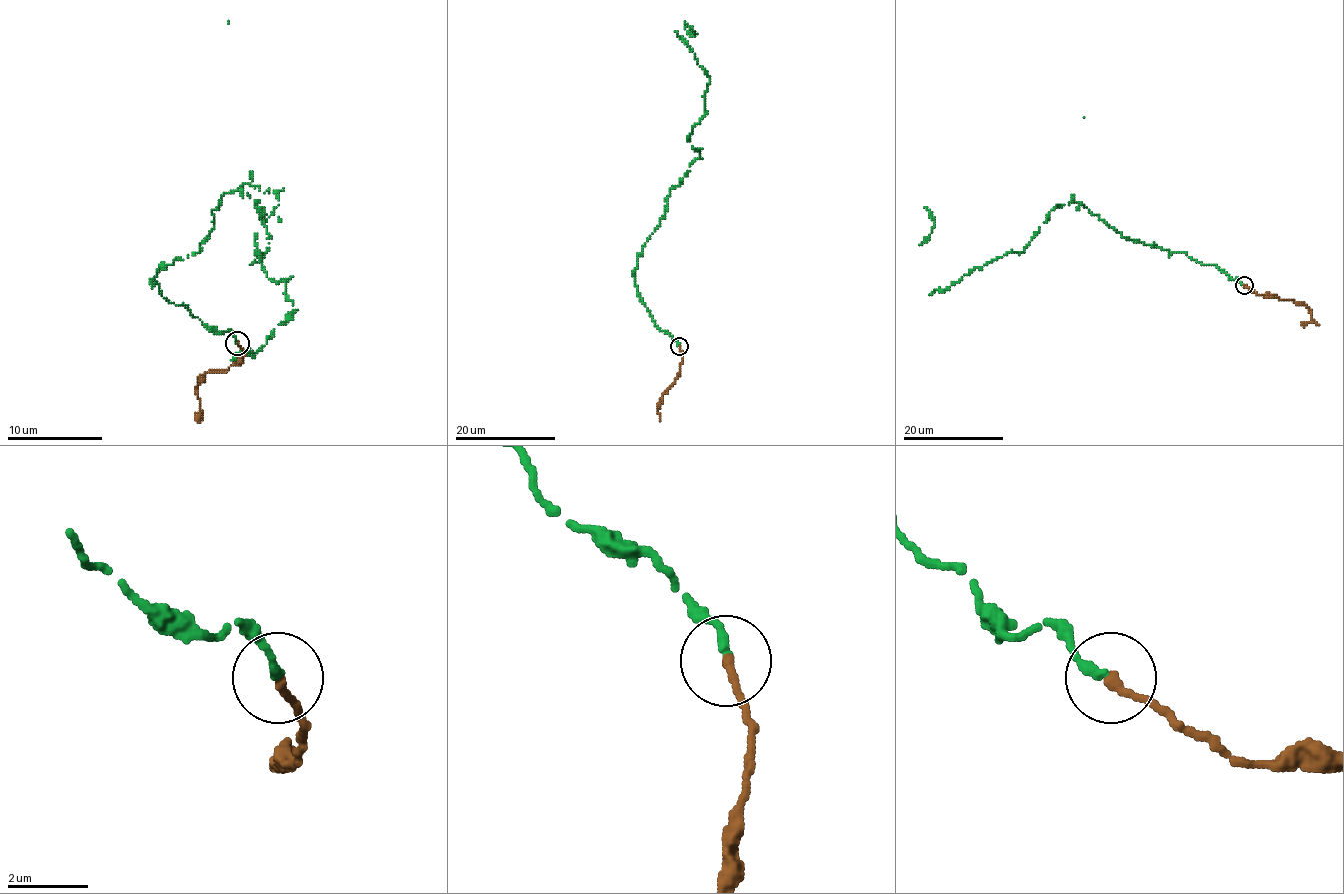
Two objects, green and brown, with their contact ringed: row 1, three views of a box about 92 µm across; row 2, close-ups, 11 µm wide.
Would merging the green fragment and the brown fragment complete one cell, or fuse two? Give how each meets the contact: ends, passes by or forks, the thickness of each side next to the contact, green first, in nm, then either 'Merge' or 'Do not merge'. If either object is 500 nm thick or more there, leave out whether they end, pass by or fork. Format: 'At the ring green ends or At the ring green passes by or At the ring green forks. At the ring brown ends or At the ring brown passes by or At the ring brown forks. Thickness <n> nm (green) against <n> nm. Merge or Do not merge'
At the ring green ends. At the ring brown ends. Thickness 240 nm (green) against 240 nm. Merge

